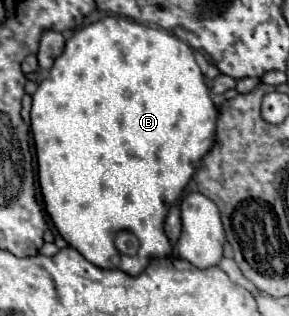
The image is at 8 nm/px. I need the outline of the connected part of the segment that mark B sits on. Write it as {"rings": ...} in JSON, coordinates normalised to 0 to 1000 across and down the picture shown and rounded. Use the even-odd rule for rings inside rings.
{"rings":[[[370,51],[329,76],[301,76],[273,95],[260,95],[253,120],[239,120],[225,139],[218,171],[190,190],[170,241],[135,266],[128,291],[114,297],[114,335],[107,335],[107,424],[121,443],[121,487],[128,487],[128,525],[135,525],[135,595],[142,595],[142,620],[156,639],[156,665],[163,665],[170,690],[183,696],[190,722],[204,728],[204,741],[218,747],[218,759],[239,778],[253,778],[260,791],[273,791],[315,835],[329,835],[343,848],[405,848],[453,873],[488,867],[495,848],[509,848],[509,835],[529,823],[529,810],[592,804],[592,772],[564,734],[564,703],[571,703],[571,684],[578,684],[592,646],[626,627],[689,506],[737,462],[744,380],[751,380],[751,342],[730,316],[723,278],[709,266],[709,241],[696,234],[696,222],[675,196],[668,158],[640,133],[606,120],[599,108],[585,108],[557,89],[439,70],[433,57],[398,57],[398,51]],[[419,728],[460,734],[474,747],[481,797],[467,810],[419,804],[398,785],[398,747]]]}

